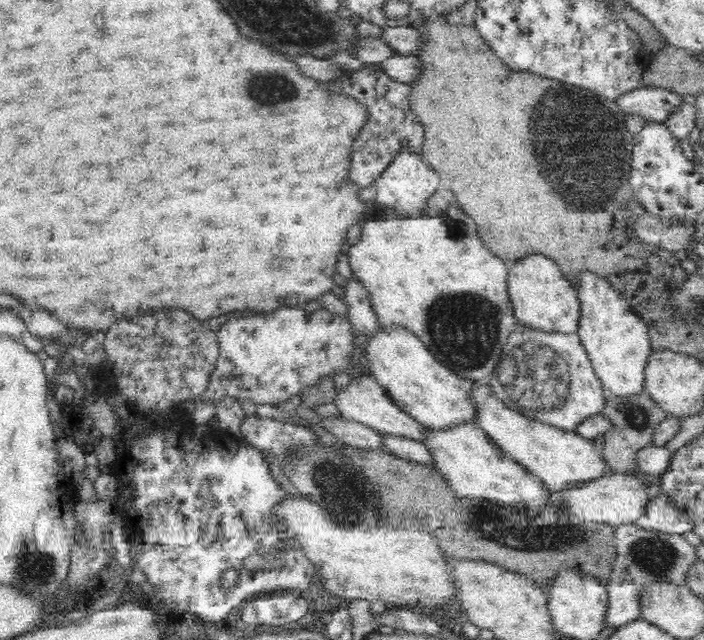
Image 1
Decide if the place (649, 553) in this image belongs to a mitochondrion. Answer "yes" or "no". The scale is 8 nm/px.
yes

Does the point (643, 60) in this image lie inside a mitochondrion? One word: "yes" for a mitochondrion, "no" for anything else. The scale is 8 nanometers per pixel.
no

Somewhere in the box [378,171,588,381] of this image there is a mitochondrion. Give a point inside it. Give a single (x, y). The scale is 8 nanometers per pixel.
(463, 328)

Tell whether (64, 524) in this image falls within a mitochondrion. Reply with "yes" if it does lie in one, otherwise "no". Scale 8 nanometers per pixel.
no

